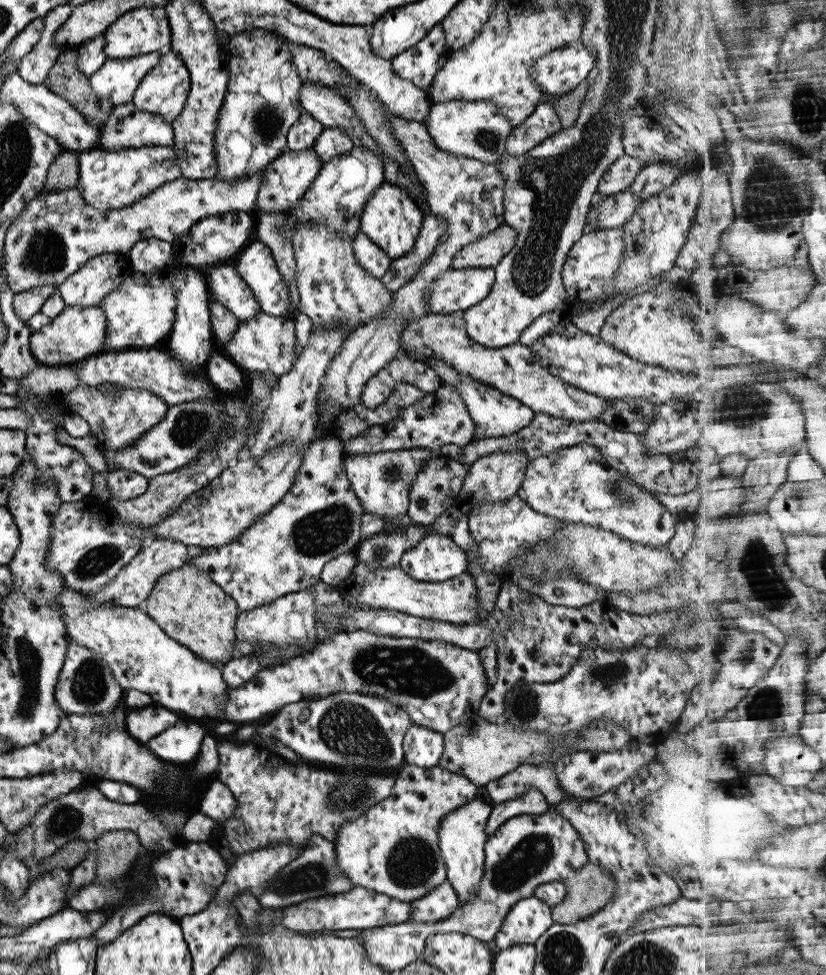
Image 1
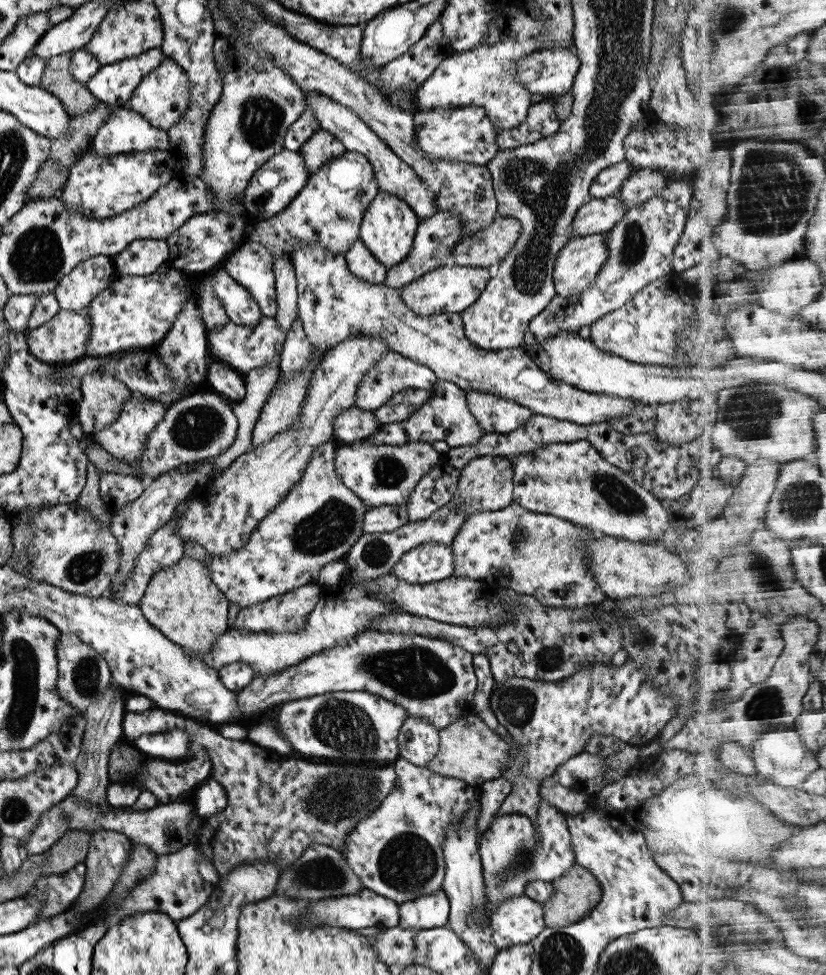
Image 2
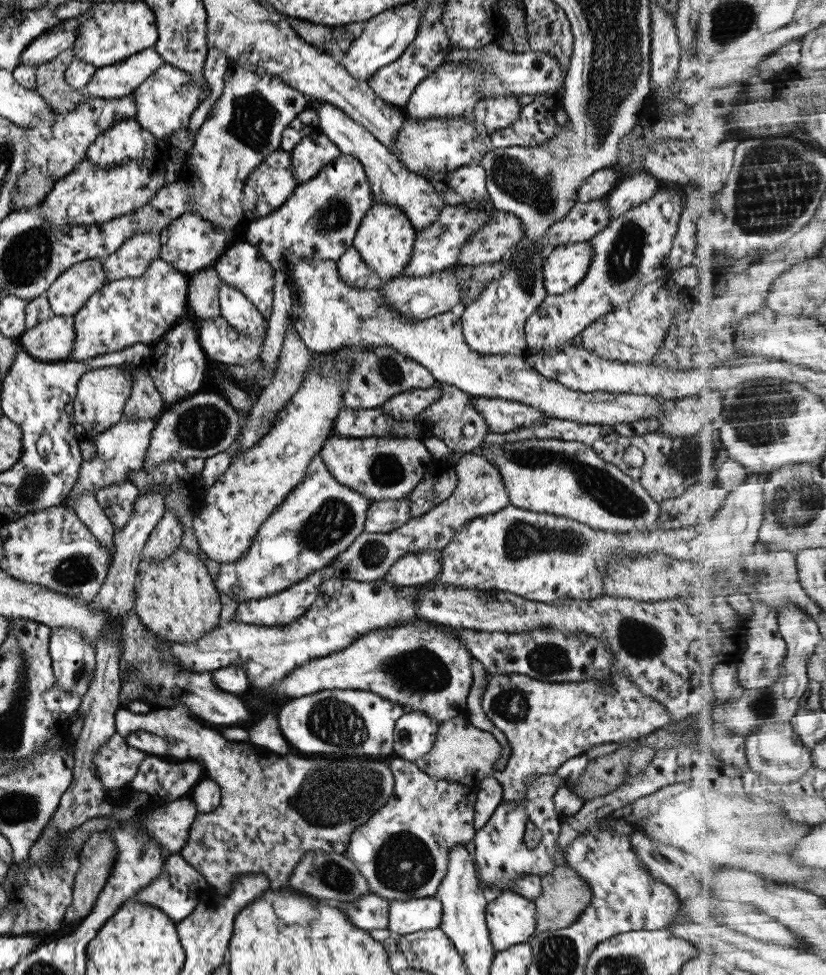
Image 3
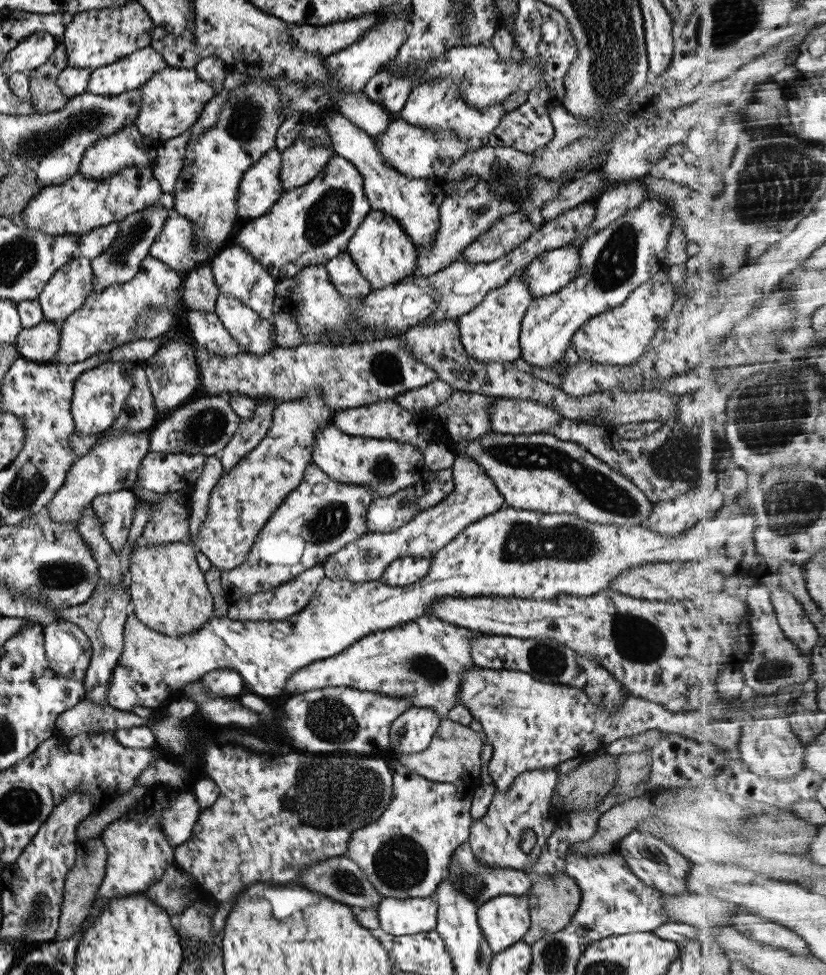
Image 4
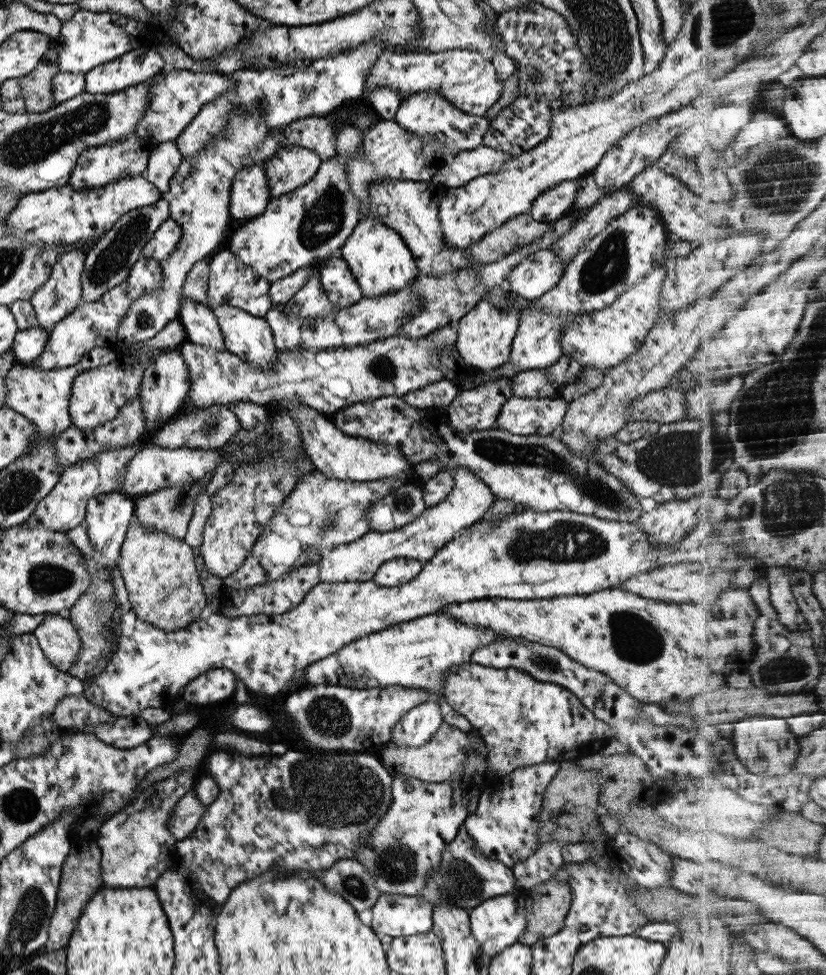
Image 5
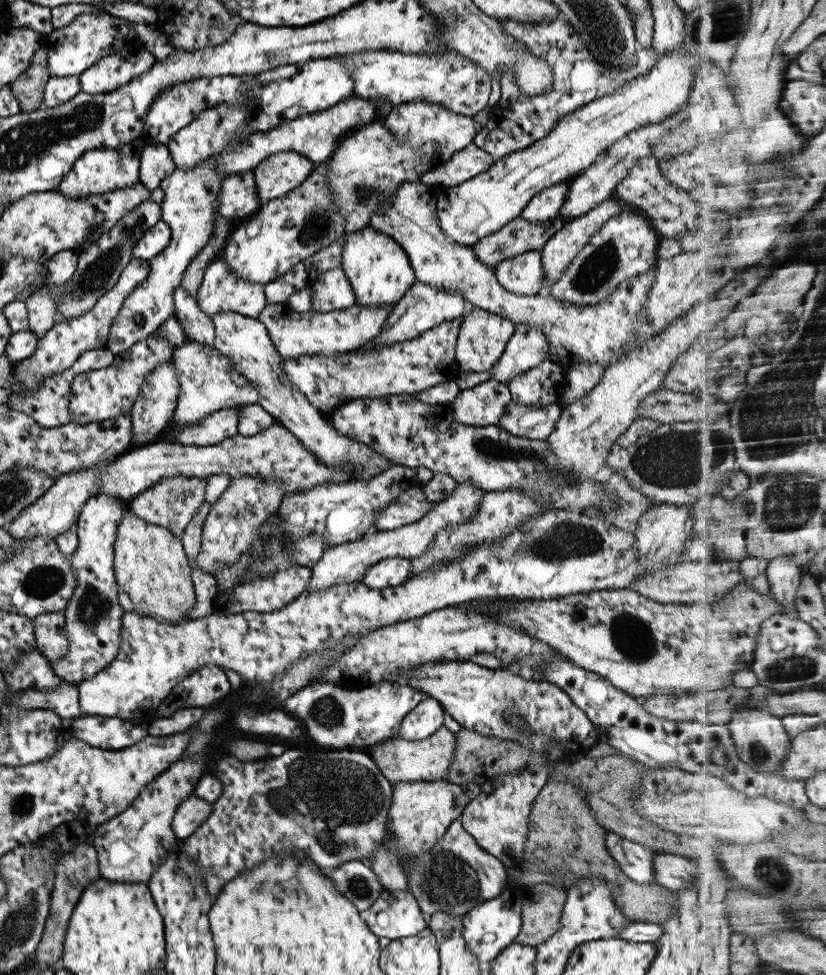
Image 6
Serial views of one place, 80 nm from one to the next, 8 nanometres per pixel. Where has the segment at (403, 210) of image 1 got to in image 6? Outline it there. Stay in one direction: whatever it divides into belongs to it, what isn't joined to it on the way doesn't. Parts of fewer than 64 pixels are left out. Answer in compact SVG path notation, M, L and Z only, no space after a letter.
M368 224L355 232L347 233L341 256L340 267L353 291L355 305L389 306L395 304L416 281L403 249L391 236L385 236L373 230Z

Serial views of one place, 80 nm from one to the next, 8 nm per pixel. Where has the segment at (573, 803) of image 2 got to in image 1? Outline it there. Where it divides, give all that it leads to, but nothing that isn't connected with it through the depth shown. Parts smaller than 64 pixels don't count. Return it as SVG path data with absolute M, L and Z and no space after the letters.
M519 764L511 773L489 781L485 787L485 794L491 800L491 806L508 801L513 796L520 795L528 788L535 788L549 806L554 806L564 800L582 800L565 792L559 785L554 771L550 766Z

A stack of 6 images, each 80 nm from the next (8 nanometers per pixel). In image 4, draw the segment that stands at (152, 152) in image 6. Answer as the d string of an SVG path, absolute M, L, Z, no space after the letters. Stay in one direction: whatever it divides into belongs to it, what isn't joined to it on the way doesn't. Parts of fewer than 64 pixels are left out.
M189 131L182 132L176 138L167 140L156 149L151 160L151 172L158 180L162 192L172 192L178 186L178 176L184 159L185 146L189 140Z

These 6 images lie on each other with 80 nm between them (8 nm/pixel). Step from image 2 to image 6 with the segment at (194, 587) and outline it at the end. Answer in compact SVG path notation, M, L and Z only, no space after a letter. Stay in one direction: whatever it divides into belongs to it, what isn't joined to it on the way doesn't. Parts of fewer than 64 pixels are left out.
M129 510L120 516L113 543L113 574L117 588L133 603L133 612L161 624L181 624L194 603L191 571L181 541L166 528L146 523Z

